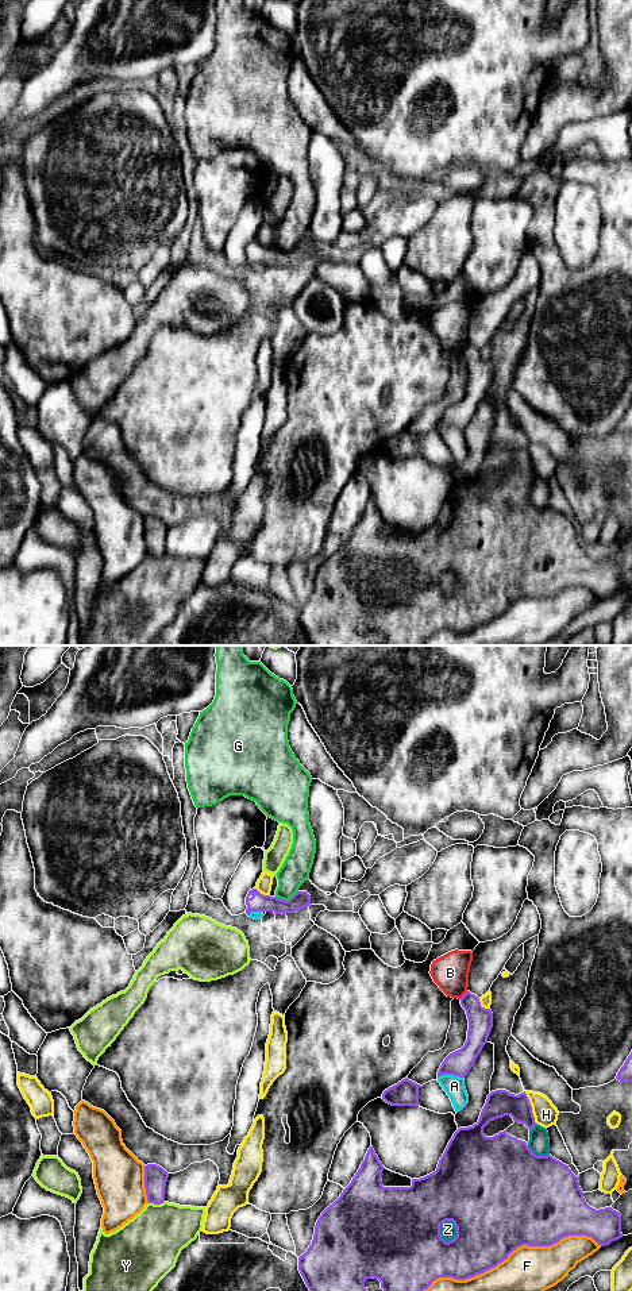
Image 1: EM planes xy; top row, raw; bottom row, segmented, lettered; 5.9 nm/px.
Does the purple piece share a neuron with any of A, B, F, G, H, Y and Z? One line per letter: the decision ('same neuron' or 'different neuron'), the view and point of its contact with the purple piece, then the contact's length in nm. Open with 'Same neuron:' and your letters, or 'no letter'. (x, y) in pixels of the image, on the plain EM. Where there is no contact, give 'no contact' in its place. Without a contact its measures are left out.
Same neuron: G
A: different neuron; contact xy (450, 426); length 150 nm
B: different neuron; contact xy (465, 346); length 70 nm
F: different neuron; contact xy (511, 604); length 1100 nm
G: same neuron; contact xy (286, 253); length 140 nm
H: different neuron; contact xy (531, 459); length 200 nm
Y: different neuron; contact xy (155, 555); length 100 nm
Z: different neuron; contact xy (457, 585); length 150 nm

